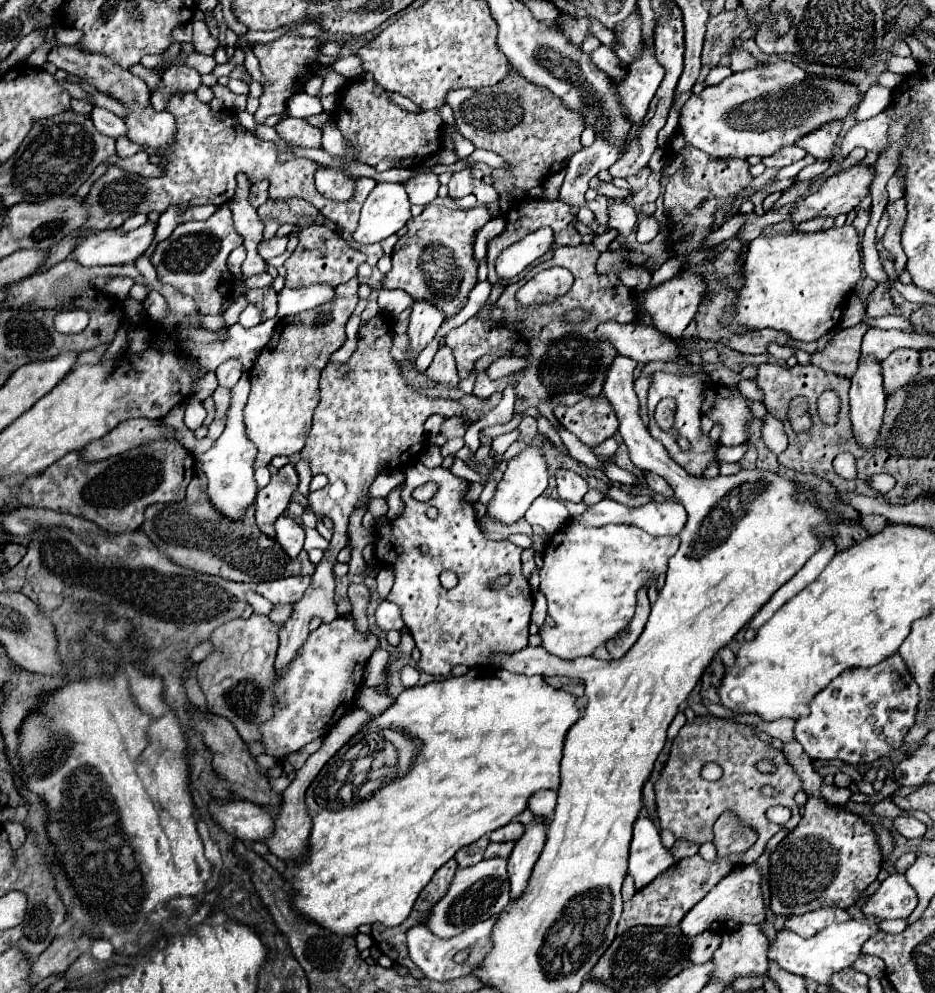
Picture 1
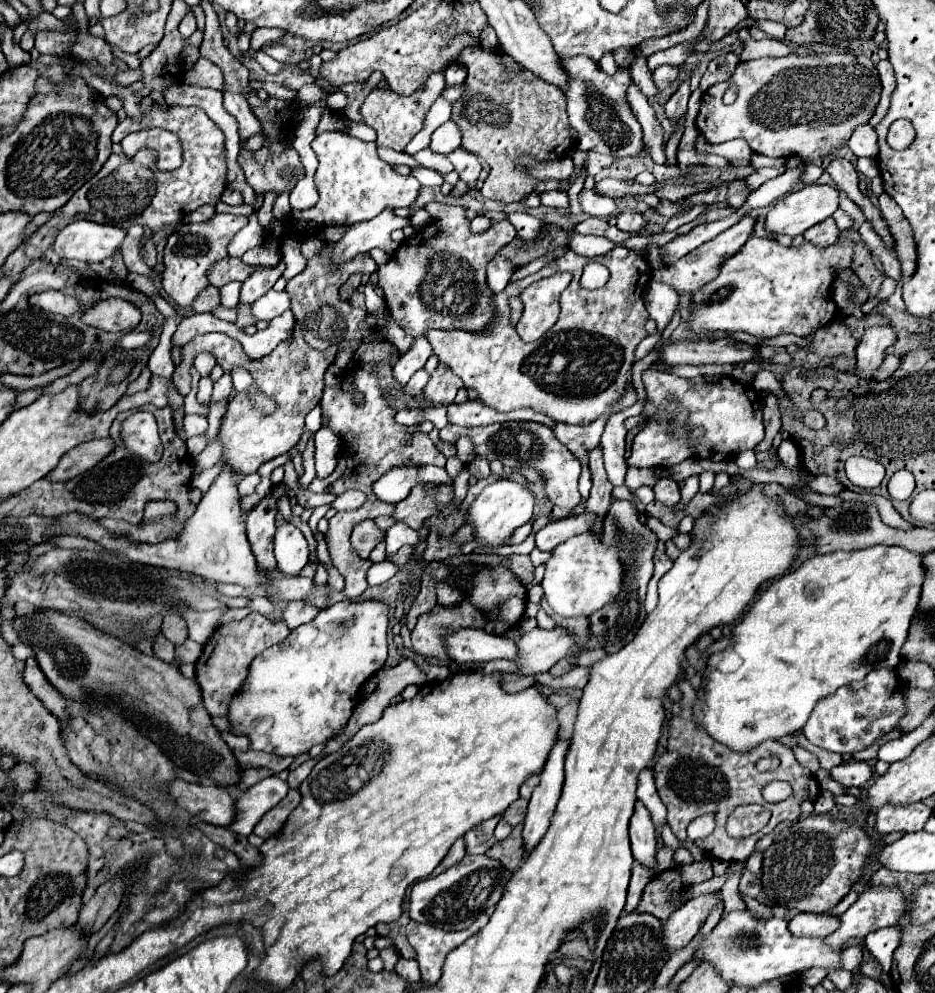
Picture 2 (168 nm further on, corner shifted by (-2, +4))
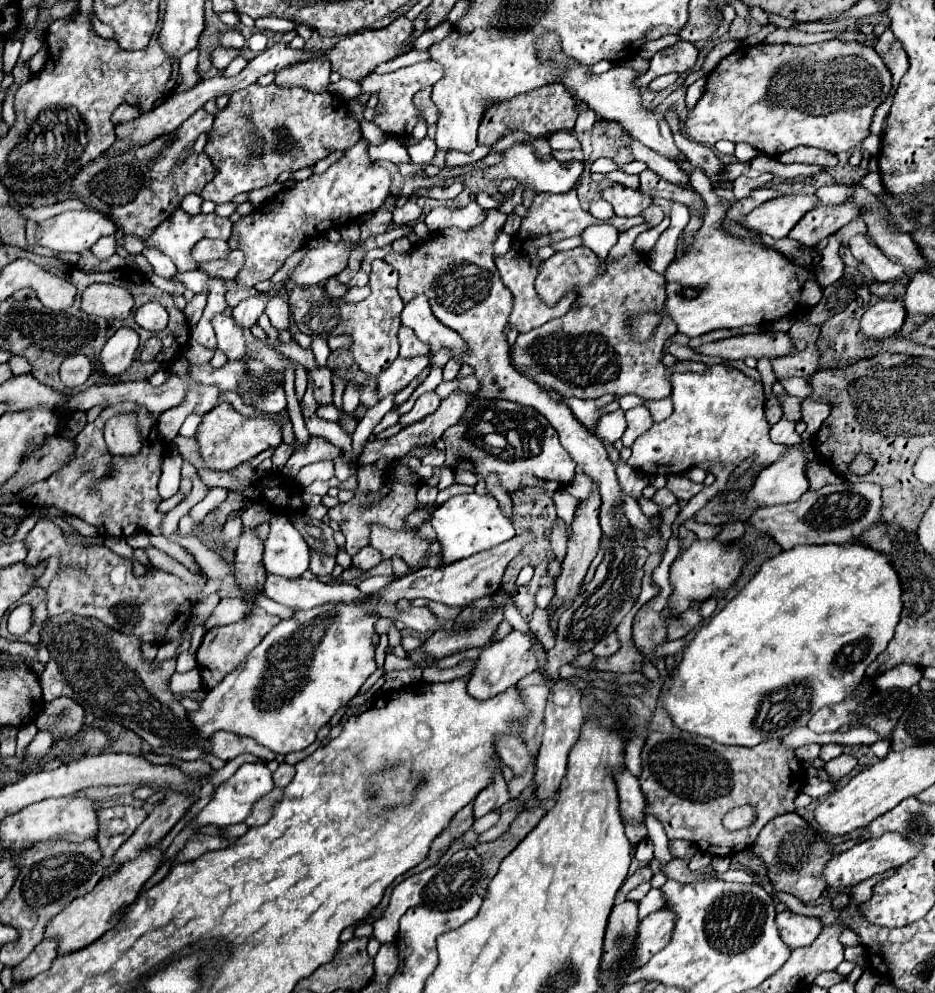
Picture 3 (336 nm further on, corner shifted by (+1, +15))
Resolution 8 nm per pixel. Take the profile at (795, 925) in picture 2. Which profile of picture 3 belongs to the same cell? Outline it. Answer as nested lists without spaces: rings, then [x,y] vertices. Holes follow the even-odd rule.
[[[791,910],[777,914],[775,924],[779,928],[781,940],[785,940],[785,944],[789,944],[791,950],[809,946],[819,936],[819,932],[823,930],[819,918],[799,916],[799,914],[793,914]]]

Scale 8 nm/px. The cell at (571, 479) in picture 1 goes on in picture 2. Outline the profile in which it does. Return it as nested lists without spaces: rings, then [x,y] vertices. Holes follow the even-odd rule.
[[[508,421],[508,423],[492,423],[486,427],[456,427],[452,423],[446,425],[446,429],[440,431],[440,437],[444,441],[456,441],[460,435],[468,435],[474,443],[474,451],[482,457],[500,459],[504,463],[520,459],[528,467],[540,471],[546,479],[546,493],[552,503],[558,507],[576,507],[580,503],[580,491],[578,491],[578,477],[580,477],[580,461],[566,449],[564,443],[556,443],[552,437],[552,429],[546,425],[534,425],[534,423],[520,423],[520,421]]]

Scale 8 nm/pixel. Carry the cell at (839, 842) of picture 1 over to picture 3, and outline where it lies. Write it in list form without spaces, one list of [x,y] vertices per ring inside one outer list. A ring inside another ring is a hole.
[[[787,812],[785,816],[777,816],[769,824],[765,824],[757,842],[753,844],[753,852],[765,860],[769,880],[777,892],[787,892],[803,904],[813,904],[827,890],[827,884],[823,880],[823,868],[833,856],[831,846],[823,842],[823,838],[815,834],[815,830],[805,824],[799,814]]]

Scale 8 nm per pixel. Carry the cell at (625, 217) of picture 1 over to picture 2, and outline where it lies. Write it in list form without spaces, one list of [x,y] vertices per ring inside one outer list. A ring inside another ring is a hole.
[[[582,191],[582,193],[580,193],[580,205],[582,205],[584,213],[590,215],[590,217],[608,219],[608,217],[620,213],[614,199],[604,197],[604,195],[596,193],[596,191]]]

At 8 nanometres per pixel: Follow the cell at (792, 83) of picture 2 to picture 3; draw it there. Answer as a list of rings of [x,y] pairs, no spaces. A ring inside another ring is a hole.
[[[829,40],[811,46],[793,44],[755,44],[739,46],[709,72],[705,94],[687,112],[685,132],[693,142],[713,146],[717,140],[745,142],[765,156],[781,156],[797,146],[815,146],[839,154],[861,146],[871,134],[871,118],[881,102],[887,100],[893,88],[893,78],[873,46],[847,40]]]

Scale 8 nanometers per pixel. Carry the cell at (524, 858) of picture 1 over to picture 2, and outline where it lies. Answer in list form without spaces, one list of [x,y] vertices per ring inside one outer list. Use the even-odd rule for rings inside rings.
[[[558,739],[556,747],[552,749],[544,771],[540,775],[540,783],[532,793],[528,813],[524,819],[524,857],[540,843],[540,839],[546,835],[546,829],[550,827],[552,813],[556,809],[562,781],[564,781],[564,757],[566,757],[568,741]]]

